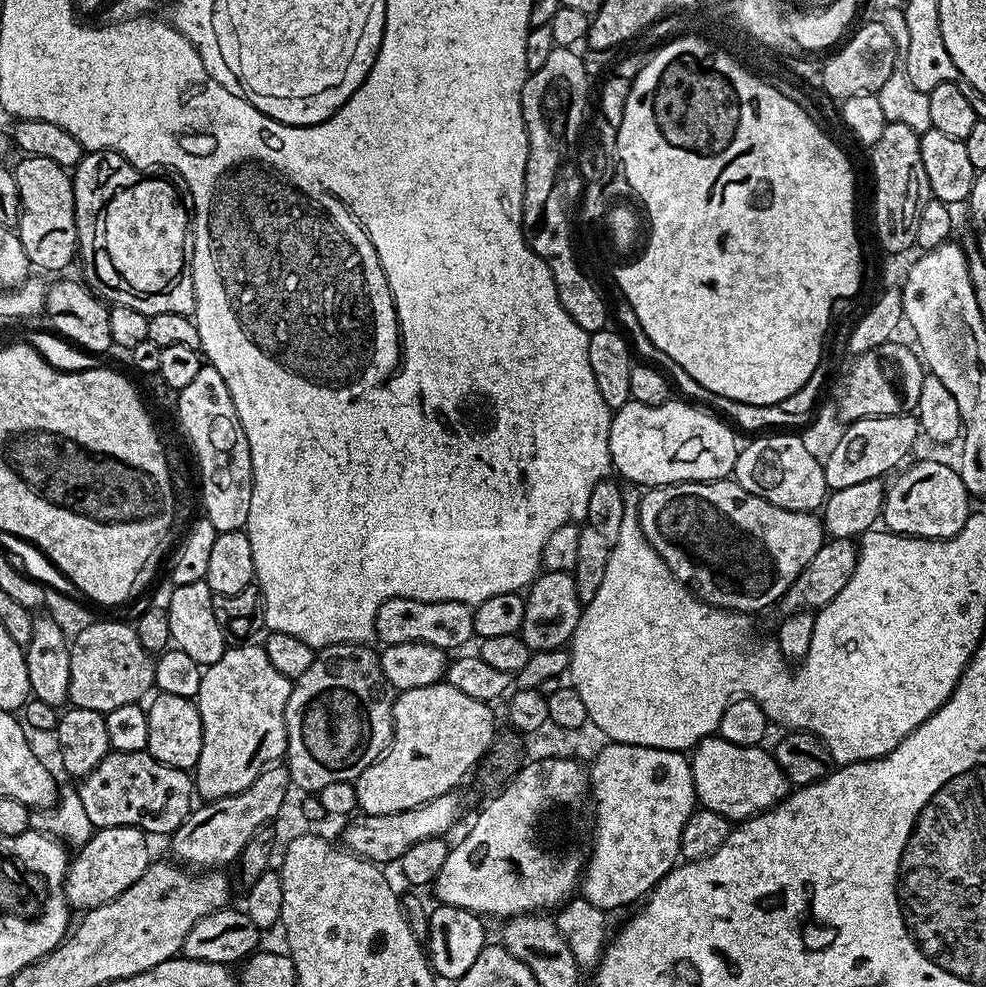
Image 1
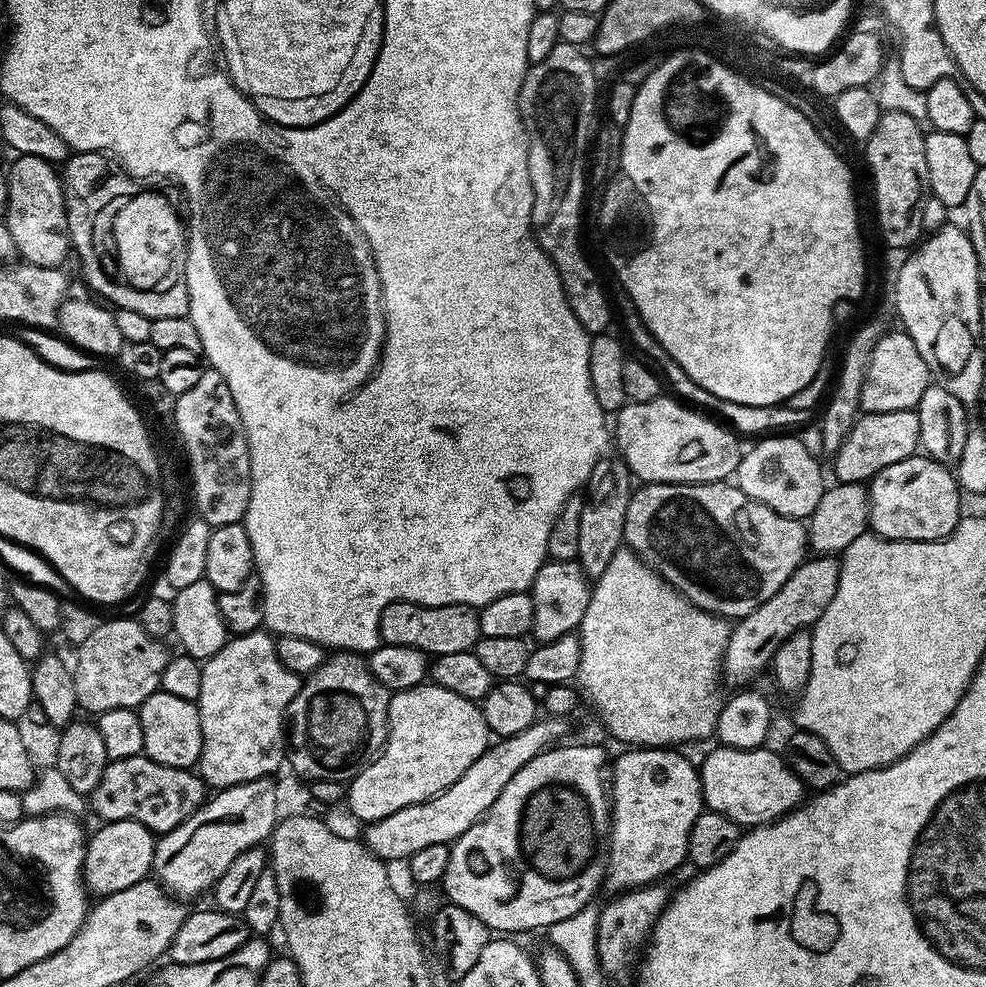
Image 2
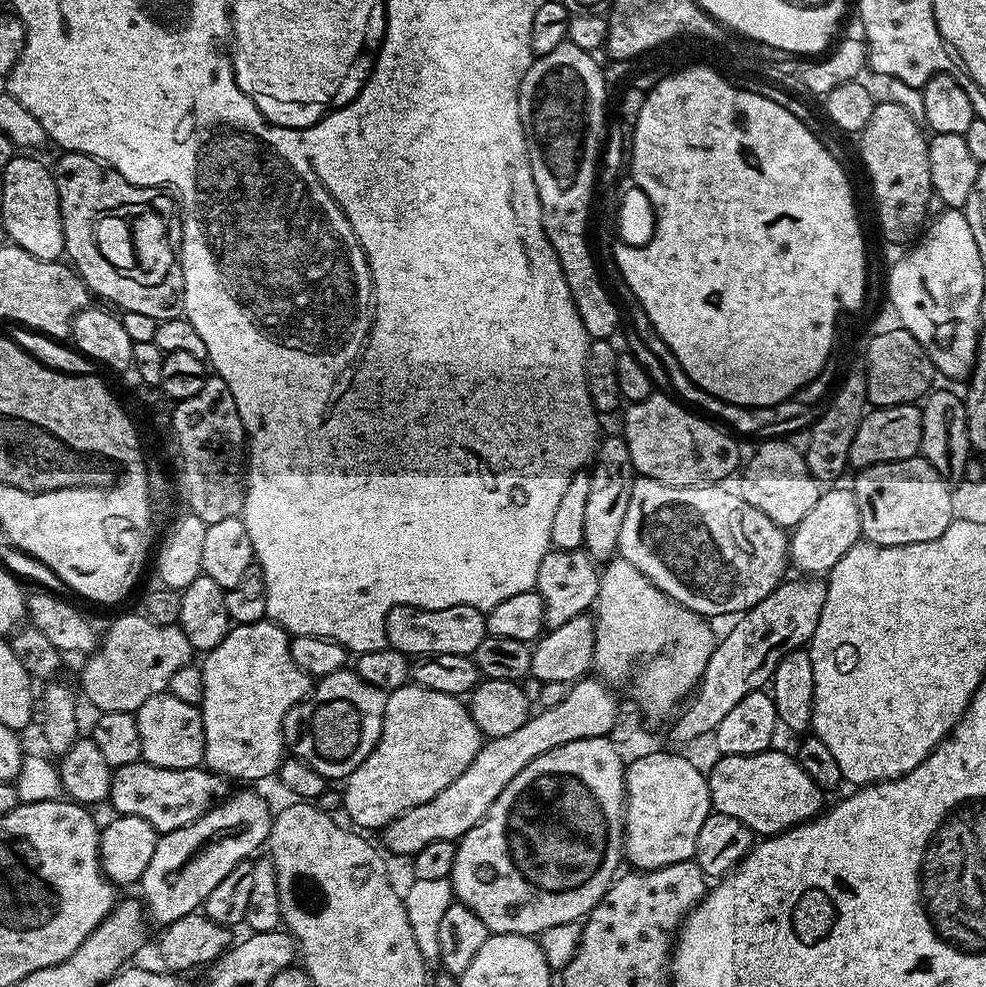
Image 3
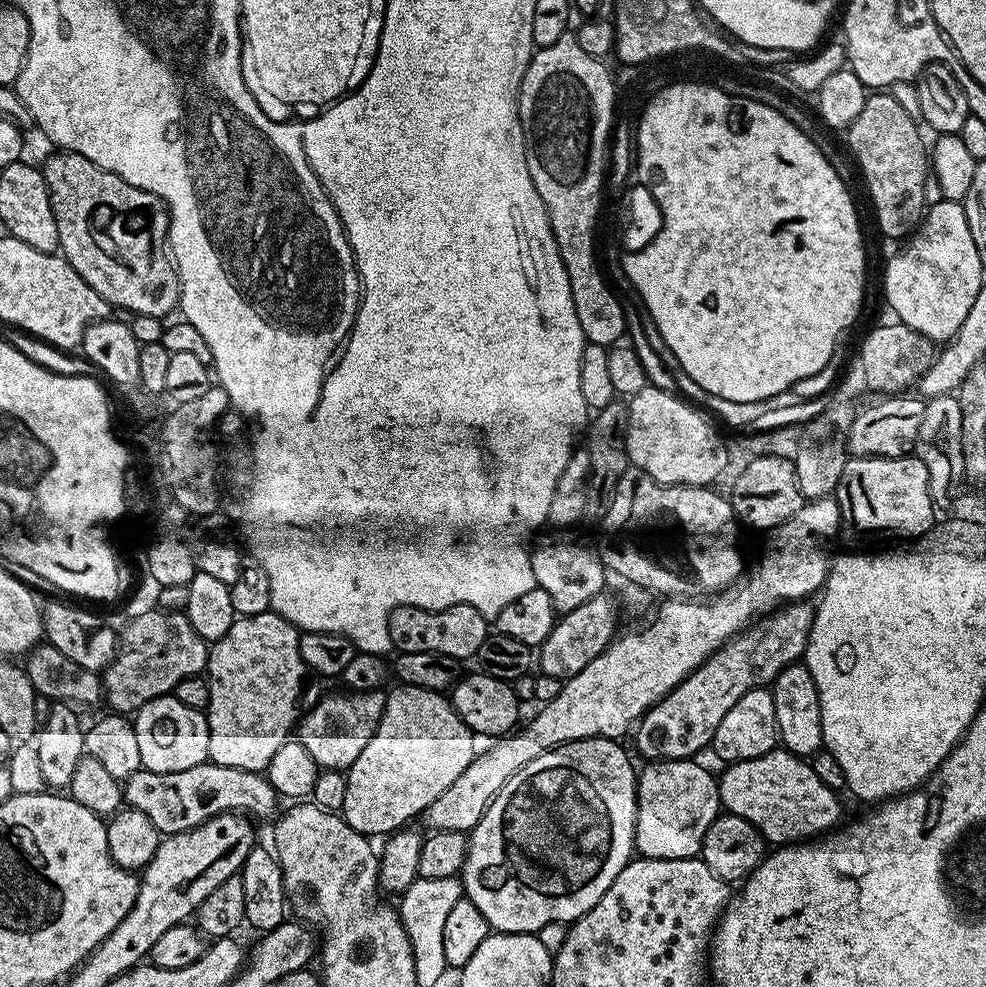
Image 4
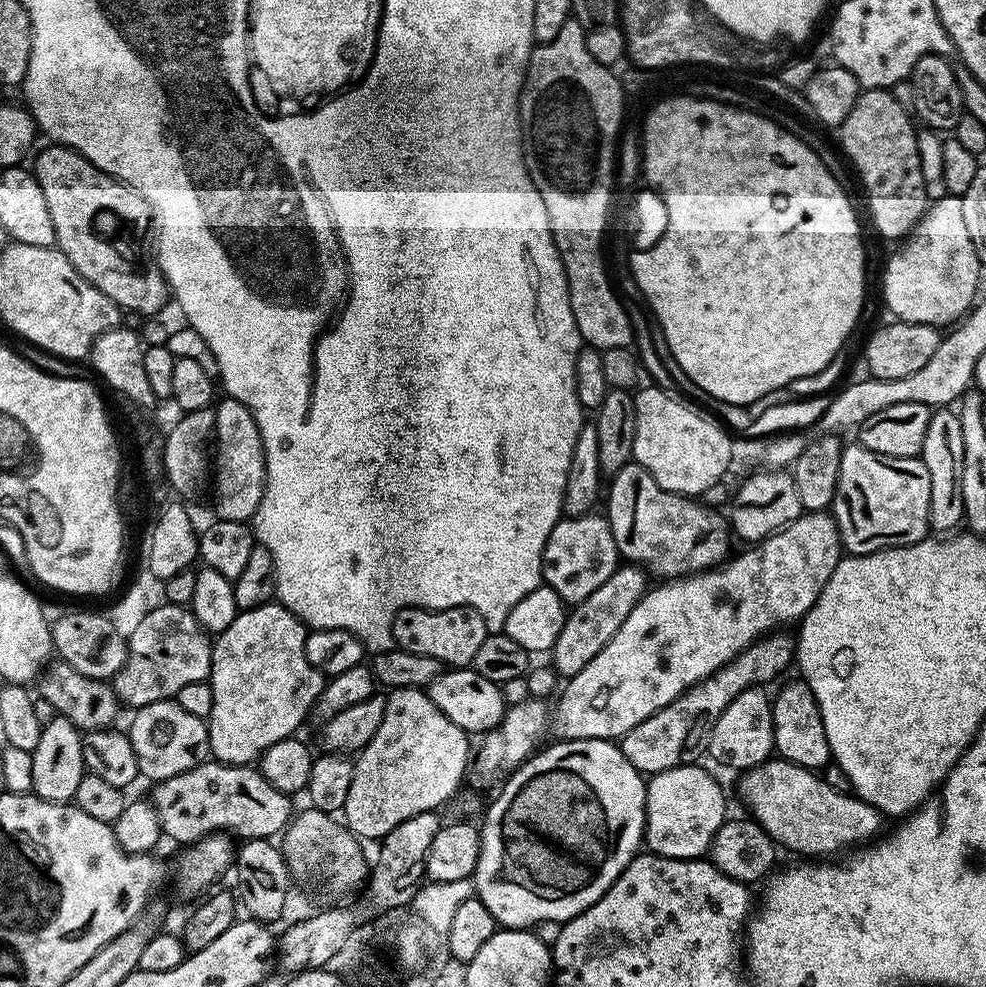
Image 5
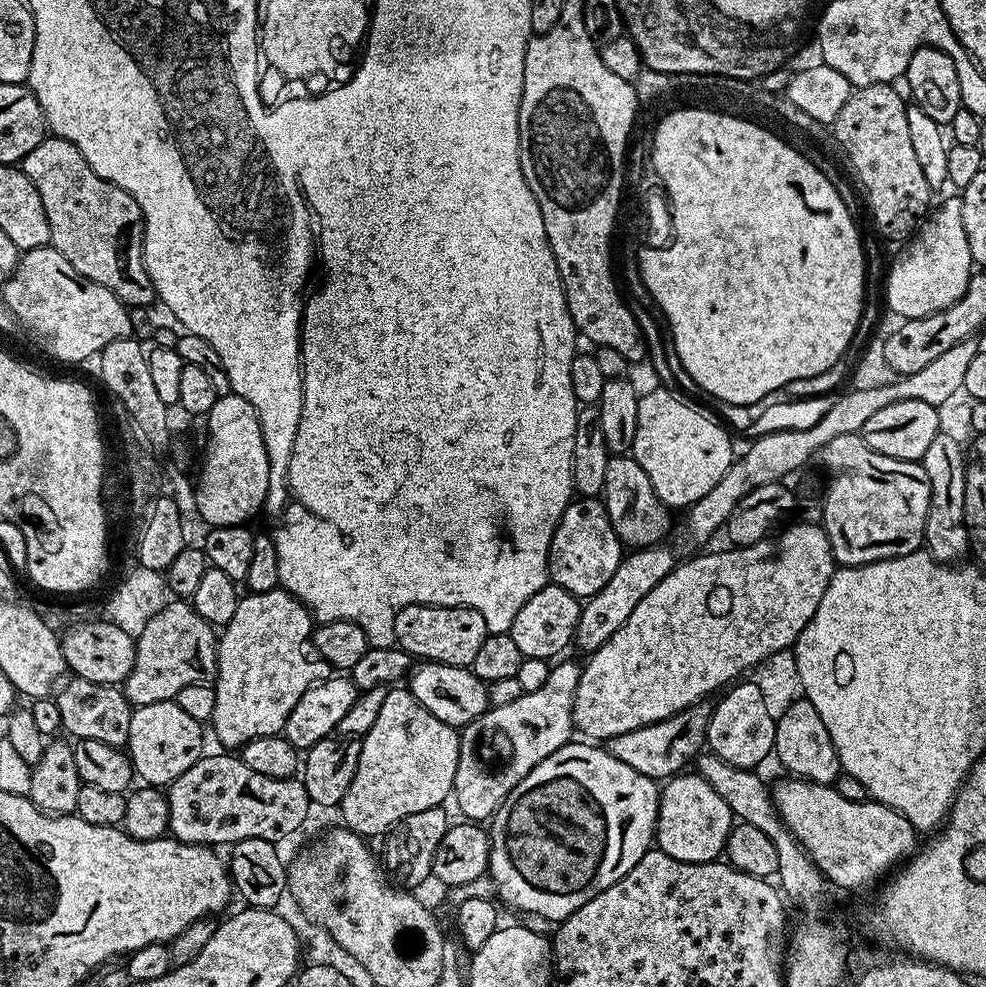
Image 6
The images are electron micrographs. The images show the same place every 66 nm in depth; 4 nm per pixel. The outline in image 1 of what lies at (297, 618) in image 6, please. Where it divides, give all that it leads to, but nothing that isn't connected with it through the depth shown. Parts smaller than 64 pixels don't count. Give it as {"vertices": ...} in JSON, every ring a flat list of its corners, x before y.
{"vertices":[[240,642,228,646,222,658,203,669,204,677,194,697,202,718,202,754,194,769,194,792,201,801,217,800,238,794,258,778,263,768,279,761,287,753,286,702,292,693,293,681,274,670,266,650,259,643]]}

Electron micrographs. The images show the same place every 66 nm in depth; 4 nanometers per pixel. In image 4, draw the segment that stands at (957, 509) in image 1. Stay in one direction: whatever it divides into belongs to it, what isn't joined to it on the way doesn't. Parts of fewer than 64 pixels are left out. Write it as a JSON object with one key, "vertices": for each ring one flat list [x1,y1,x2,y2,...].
{"vertices":[[915,454,849,459,842,488,848,491,847,515,852,515,852,524,860,532,885,536,888,540,908,540,933,531,938,509,932,501,926,466]]}

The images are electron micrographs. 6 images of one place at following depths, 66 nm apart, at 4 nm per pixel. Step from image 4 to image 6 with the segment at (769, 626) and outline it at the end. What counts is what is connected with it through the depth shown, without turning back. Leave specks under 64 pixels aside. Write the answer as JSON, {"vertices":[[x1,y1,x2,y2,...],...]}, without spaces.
{"vertices":[[708,702,691,704,678,714,666,718,662,722,654,722,650,726,642,726,638,730,629,730,627,734,618,734,606,741,610,755,618,758,618,762,626,762,638,774,646,774,653,778,671,778,683,773,684,768,693,763,701,755,708,738,708,723,712,717,713,705]]}

